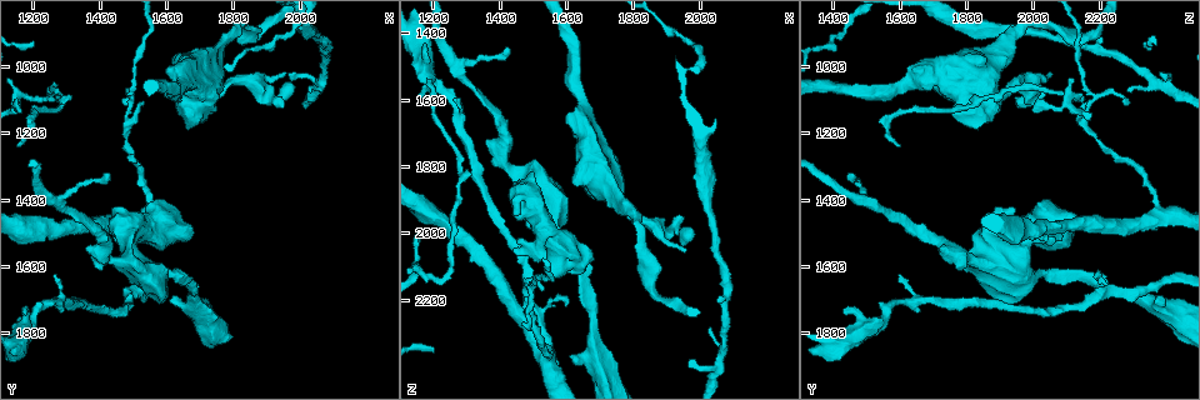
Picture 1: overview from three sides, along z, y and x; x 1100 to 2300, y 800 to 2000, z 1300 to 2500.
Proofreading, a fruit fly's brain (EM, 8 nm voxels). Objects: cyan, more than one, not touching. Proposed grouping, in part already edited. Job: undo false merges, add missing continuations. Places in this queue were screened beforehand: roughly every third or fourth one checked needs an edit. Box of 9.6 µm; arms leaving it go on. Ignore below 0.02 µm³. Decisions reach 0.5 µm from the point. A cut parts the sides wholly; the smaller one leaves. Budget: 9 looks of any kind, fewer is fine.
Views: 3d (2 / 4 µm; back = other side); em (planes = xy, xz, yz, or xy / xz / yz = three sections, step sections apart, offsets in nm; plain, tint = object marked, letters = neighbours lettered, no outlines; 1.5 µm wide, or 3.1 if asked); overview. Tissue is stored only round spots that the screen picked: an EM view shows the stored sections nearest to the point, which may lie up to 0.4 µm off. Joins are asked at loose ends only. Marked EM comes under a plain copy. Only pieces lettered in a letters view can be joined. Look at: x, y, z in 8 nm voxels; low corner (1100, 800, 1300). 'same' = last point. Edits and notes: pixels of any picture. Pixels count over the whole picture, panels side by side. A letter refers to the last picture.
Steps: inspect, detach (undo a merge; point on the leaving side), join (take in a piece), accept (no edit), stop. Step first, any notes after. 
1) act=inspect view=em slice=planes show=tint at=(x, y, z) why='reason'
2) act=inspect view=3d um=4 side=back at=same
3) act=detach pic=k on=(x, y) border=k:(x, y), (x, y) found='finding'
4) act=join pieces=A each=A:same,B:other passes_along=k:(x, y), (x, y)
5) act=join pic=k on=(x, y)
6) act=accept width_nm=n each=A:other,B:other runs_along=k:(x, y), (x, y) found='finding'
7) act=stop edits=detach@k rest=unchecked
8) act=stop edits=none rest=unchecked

act=inspect view=em slice=planes show=tint at=(1220, 1090, 2140) why='abrupt turn'

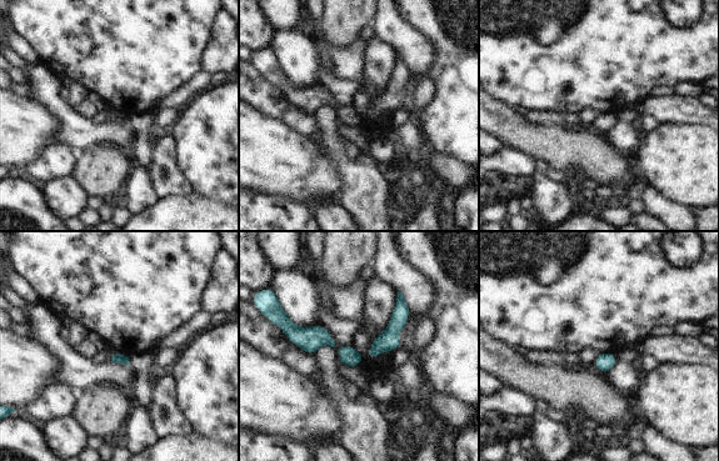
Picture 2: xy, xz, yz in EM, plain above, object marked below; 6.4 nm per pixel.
act=inspect view=em slice=planes show=letters at=same why='what lies round it'

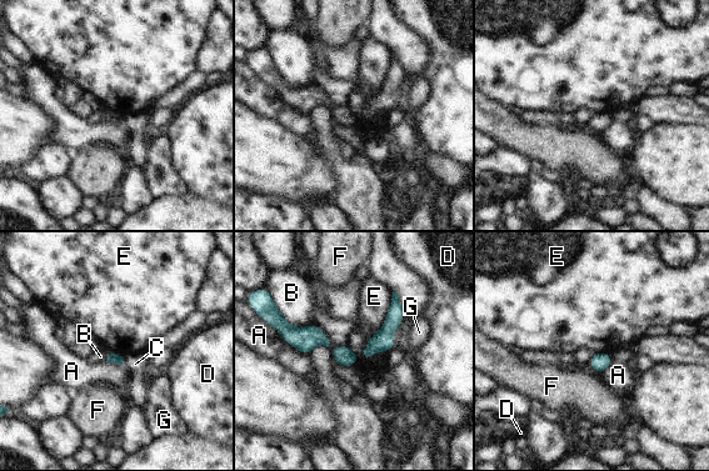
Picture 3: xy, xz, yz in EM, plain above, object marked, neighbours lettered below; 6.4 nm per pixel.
act=accept each=A:other,B:other,C:other,D:other,E:other,F:other,G:other runs_along=3:(400, 309), (359, 355), (284, 325) found='all the same cell'

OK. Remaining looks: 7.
act=inspect view=3d um=4 at=(1440, 1500, 2060) why='free end'

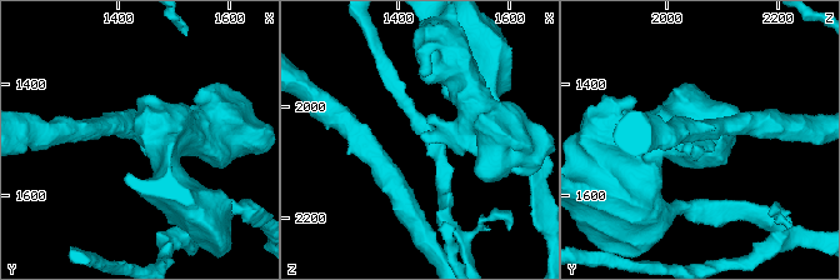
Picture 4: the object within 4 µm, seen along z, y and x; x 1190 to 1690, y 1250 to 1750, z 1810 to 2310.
act=inspect view=em slice=planes show=tint at=(1445, 1510, 2060) why='now the EM'

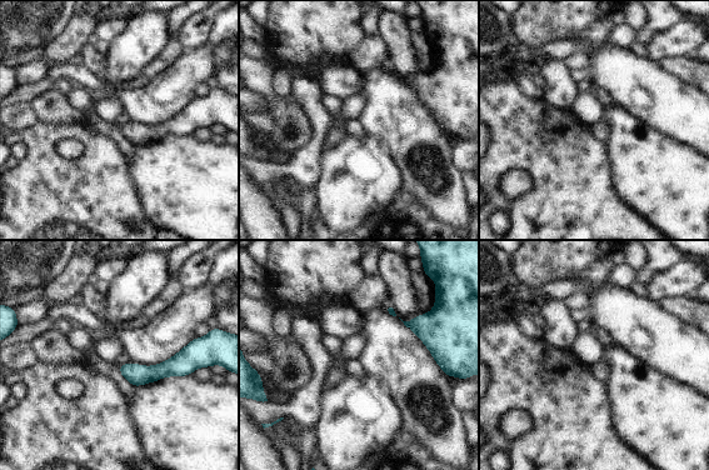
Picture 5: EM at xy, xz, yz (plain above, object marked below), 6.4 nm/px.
act=inspect view=em slice=planes show=letters at=same why='see the neighbours'

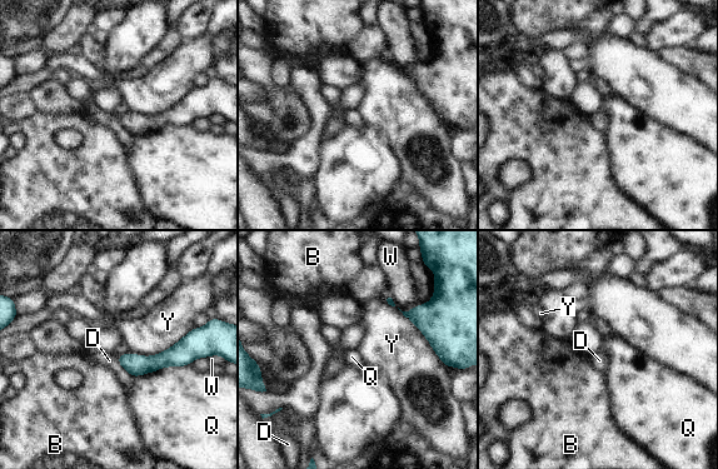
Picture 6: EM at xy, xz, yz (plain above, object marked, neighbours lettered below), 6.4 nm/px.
act=accept longest_contact=Y:460nm each=B:other,D:other,Q:other,W:other,Y:other found='no lettered piece goes on from it'

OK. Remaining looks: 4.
act=inspect view=3d um=2 at=(1470, 1100, 2270) why='branch stops here'

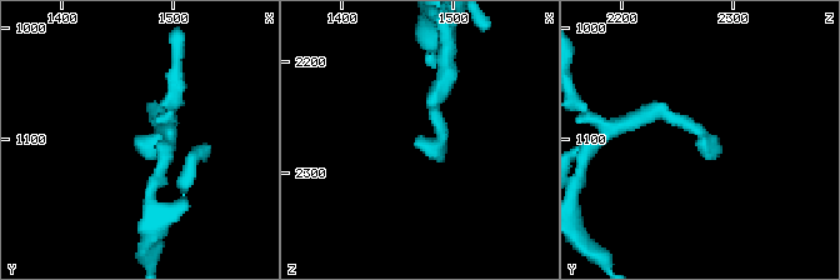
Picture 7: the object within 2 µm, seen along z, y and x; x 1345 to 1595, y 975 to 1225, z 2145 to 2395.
act=inspect view=em slice=planes show=tint at=(1464, 1102, 2274) why='need the tissue'

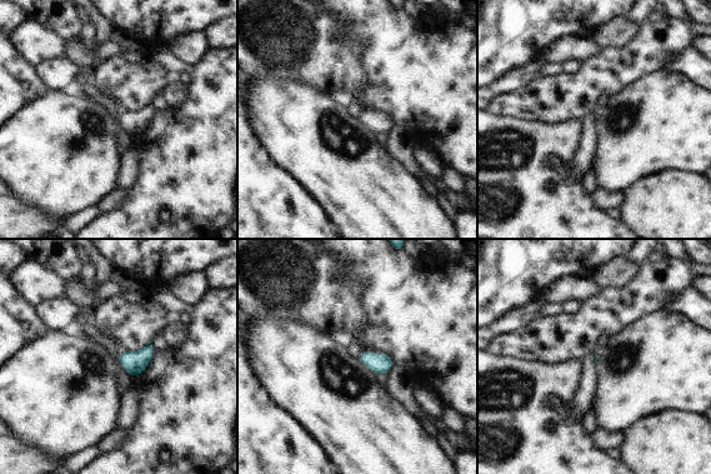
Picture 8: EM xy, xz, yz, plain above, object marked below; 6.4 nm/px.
act=inspect view=em slice=planes show=letters at=same

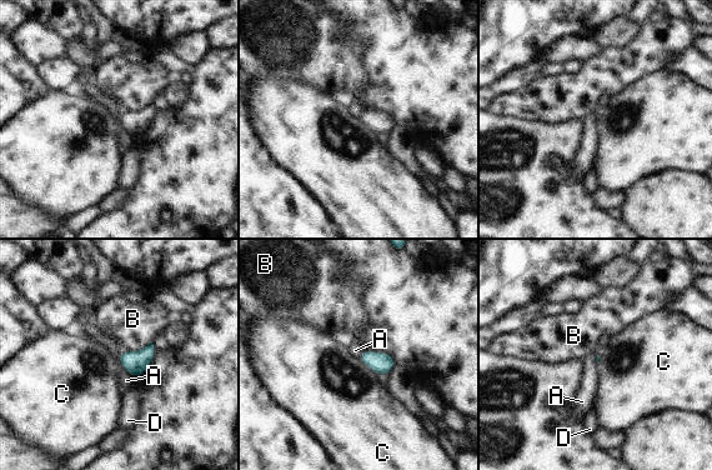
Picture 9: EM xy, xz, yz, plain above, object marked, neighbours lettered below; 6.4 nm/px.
act=accept each=A:other,B:other,C:other,D:other found='none of them fits'

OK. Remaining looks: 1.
act=inspect view=em slice=planes show=letters at=(1960, 1020, 2050) why='free end'

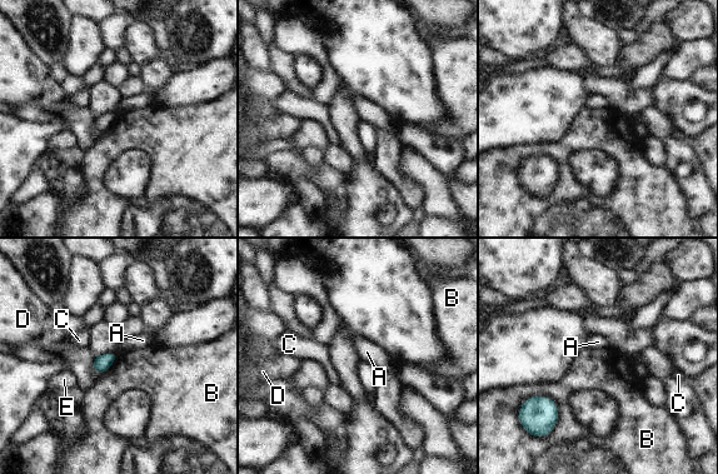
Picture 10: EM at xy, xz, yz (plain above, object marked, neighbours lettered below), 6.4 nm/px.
act=accept width_nm=110 each=A:other,B:other,C:other,D:other,E:other found='none of them fits'

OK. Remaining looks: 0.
act=stop edits=none rest=unchecked

